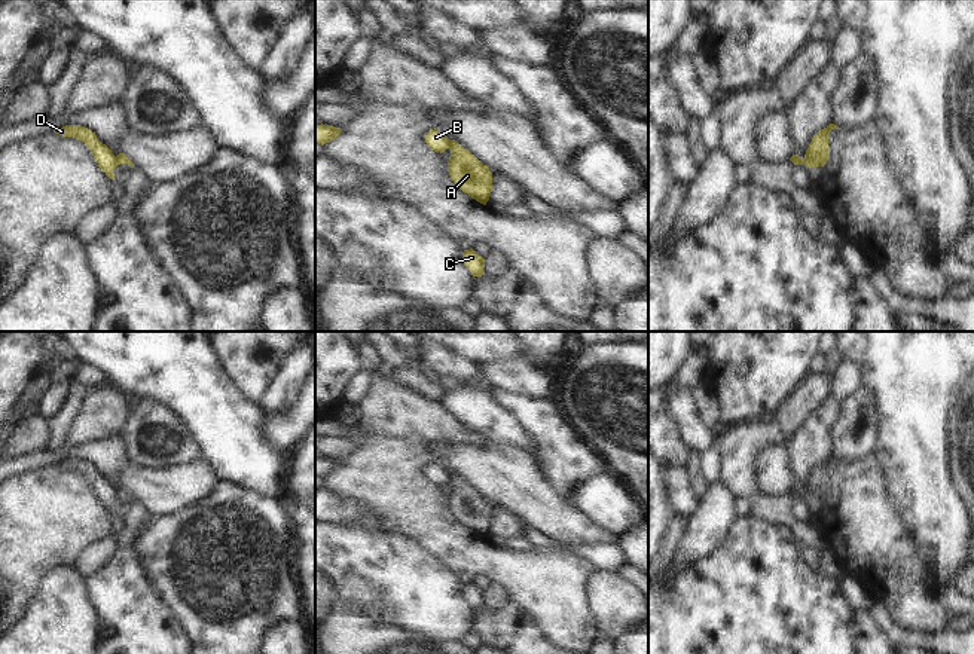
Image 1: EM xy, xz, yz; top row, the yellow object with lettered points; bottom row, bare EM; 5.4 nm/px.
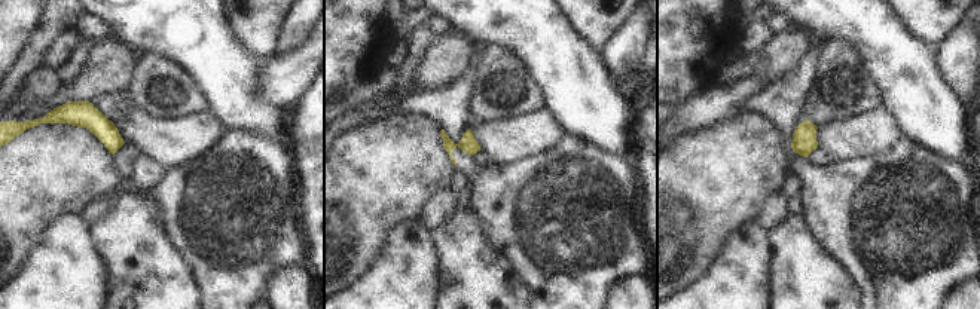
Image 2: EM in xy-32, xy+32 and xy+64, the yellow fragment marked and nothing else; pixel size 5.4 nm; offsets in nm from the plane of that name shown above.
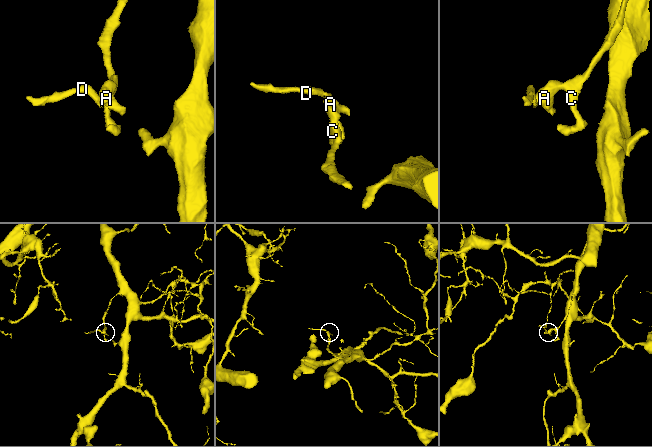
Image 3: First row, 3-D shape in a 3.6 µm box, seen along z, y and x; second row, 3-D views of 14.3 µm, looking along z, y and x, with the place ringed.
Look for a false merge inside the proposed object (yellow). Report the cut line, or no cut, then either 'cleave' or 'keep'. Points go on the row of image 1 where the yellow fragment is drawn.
cut in xy along (115, 156), (118, 164); cleave

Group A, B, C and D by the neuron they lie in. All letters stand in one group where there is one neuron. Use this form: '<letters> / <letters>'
A C / B D

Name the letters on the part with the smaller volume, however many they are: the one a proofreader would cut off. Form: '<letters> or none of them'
B, D

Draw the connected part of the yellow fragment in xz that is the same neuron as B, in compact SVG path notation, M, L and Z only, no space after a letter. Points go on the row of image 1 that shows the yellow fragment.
M436 128L425 134L425 143L434 152L443 153L446 149L449 149L449 141L451 140Z

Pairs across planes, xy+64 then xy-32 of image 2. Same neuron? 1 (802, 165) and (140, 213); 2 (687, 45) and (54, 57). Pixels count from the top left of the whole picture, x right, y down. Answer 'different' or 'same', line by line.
1: different
2: different

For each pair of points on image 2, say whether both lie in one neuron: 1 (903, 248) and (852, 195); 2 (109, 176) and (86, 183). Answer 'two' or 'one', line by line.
1: one
2: one

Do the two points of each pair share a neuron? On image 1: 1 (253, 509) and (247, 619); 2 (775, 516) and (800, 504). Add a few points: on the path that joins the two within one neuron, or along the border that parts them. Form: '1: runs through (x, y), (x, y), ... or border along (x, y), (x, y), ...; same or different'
1: runs through (249, 535), (249, 592); same
2: border along (796, 497), (793, 513), (800, 520), (808, 522); different

